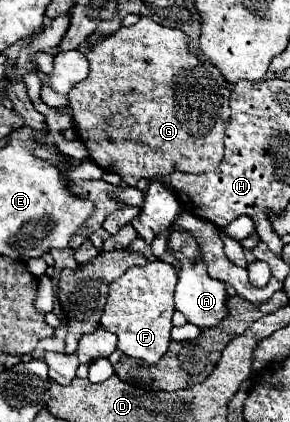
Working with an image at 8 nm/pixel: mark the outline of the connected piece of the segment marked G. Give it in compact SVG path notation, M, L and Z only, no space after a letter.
M141 18L137 24L121 26L115 34L111 34L103 42L97 42L93 46L93 50L87 54L87 60L89 60L89 76L73 86L73 90L69 94L69 108L75 118L75 132L77 132L79 140L87 146L89 156L95 160L95 164L99 164L107 172L119 174L125 184L137 186L139 178L161 180L163 176L169 176L175 170L203 174L221 162L221 158L223 158L223 132L229 122L229 88L215 66L211 66L207 60L203 60L187 50L187 36L181 30L161 26L149 18Z

